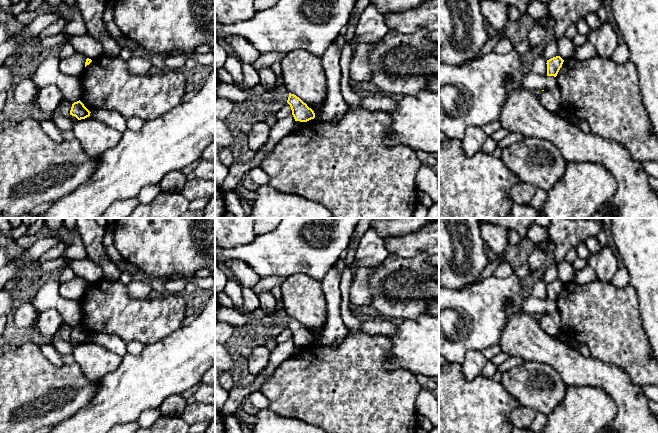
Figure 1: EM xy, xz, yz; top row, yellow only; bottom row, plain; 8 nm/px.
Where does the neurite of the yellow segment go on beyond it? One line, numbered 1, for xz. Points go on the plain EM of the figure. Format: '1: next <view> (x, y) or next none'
1: next none

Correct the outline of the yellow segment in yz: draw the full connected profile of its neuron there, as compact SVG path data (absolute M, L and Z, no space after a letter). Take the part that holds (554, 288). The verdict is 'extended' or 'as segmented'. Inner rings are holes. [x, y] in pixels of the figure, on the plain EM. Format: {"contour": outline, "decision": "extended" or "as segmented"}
{"contour": "M560 280L553 281L547 284L547 300L556 301L564 284Z", "decision": "as segmented"}

